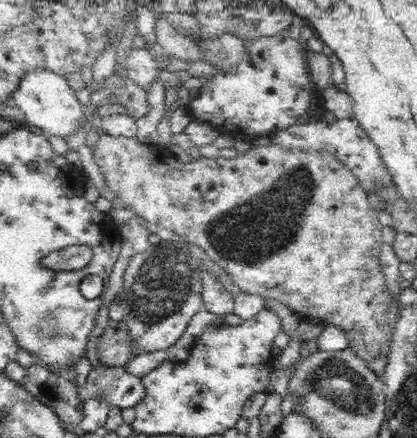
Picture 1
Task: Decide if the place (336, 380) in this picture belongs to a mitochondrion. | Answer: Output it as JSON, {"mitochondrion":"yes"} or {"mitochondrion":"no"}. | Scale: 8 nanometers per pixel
{"mitochondrion":"yes"}

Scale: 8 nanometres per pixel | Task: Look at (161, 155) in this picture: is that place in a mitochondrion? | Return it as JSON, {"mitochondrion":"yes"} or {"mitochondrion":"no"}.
{"mitochondrion":"no"}

